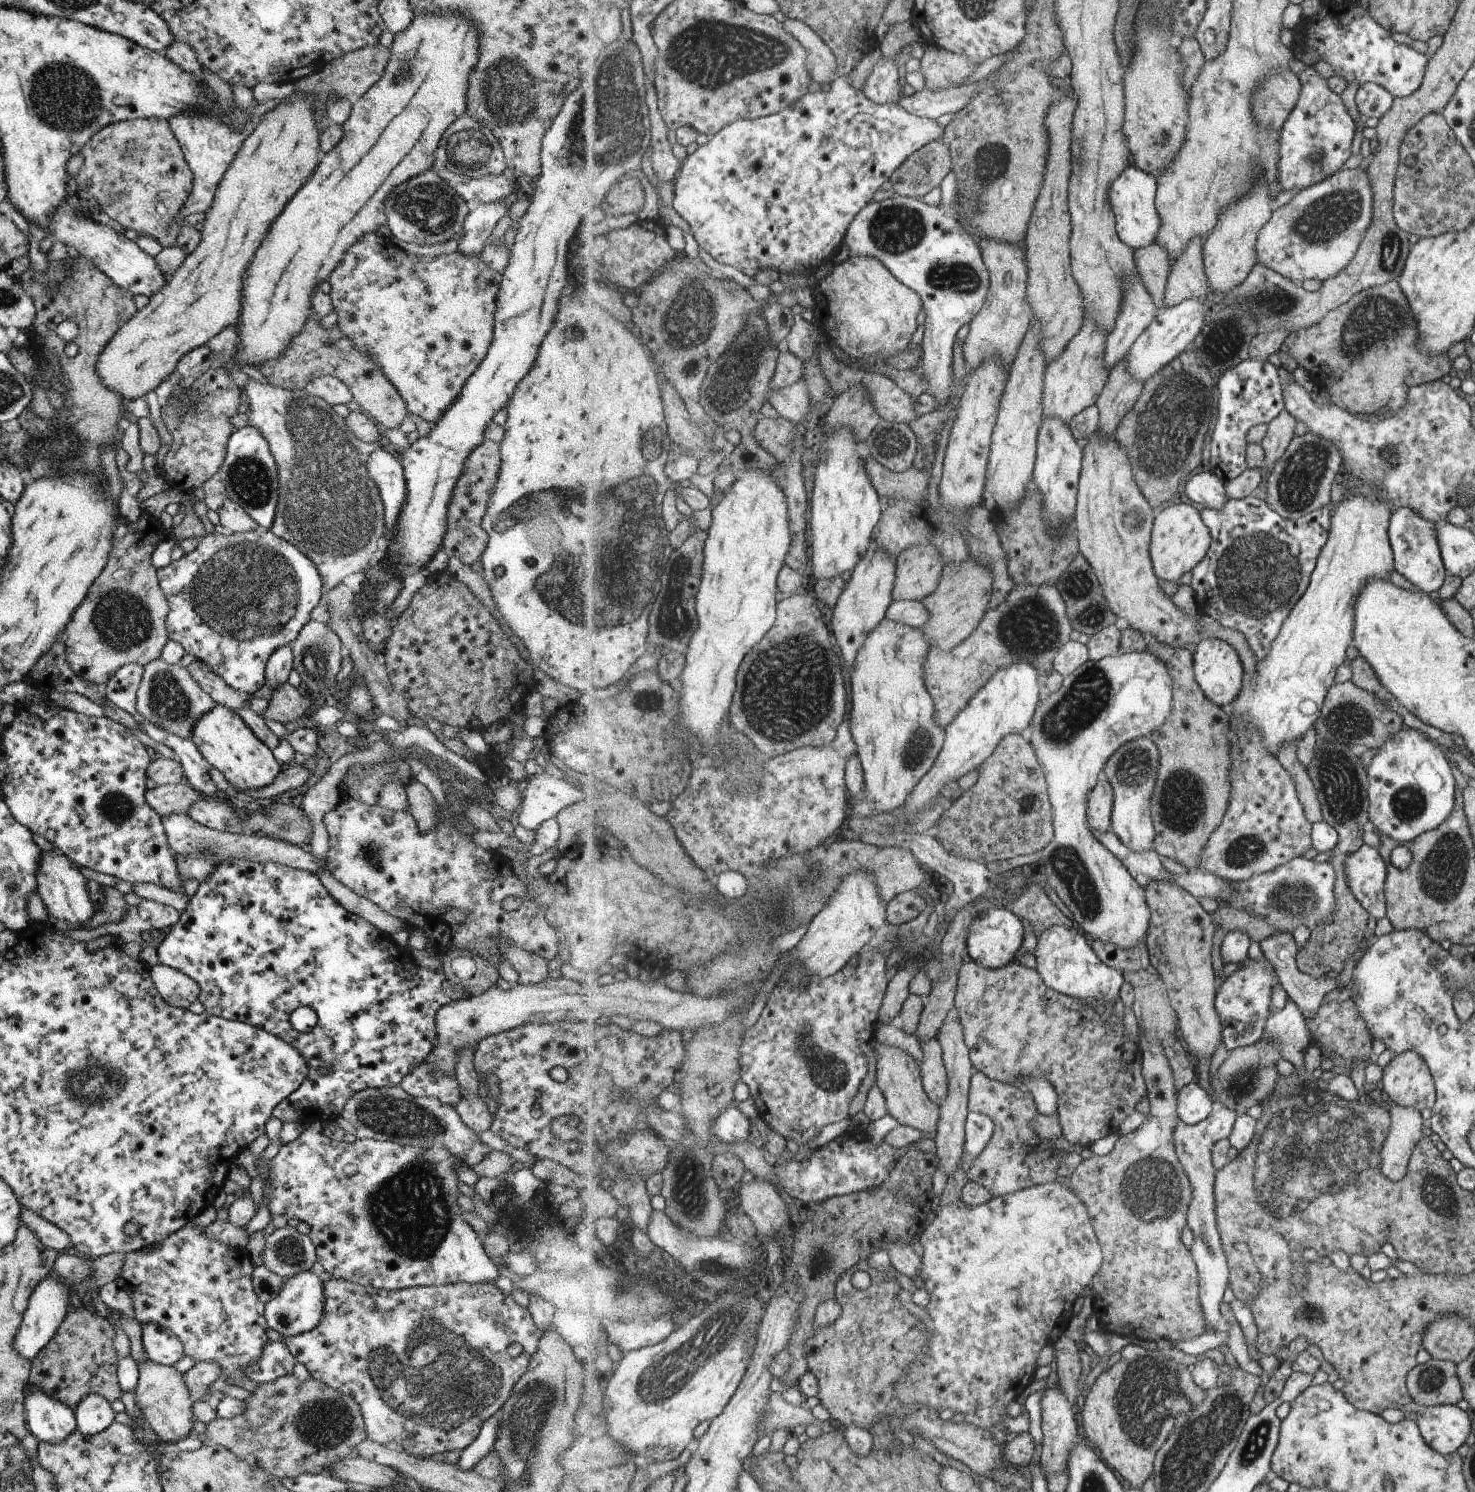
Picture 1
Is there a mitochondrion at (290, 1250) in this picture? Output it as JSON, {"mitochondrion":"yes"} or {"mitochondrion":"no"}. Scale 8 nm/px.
{"mitochondrion":"yes"}

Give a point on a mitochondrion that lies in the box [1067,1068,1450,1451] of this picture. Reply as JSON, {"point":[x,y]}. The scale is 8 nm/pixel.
{"point":[1316,1139]}

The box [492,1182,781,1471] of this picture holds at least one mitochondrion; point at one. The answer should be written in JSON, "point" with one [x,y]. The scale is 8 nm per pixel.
{"point":[664,1378]}

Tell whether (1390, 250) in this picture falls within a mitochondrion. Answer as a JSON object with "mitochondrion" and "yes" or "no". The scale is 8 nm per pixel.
{"mitochondrion":"yes"}

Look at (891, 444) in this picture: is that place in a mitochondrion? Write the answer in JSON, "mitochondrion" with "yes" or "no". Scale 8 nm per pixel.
{"mitochondrion":"yes"}

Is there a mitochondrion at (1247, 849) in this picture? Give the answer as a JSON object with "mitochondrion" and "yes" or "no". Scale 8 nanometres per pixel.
{"mitochondrion":"yes"}

